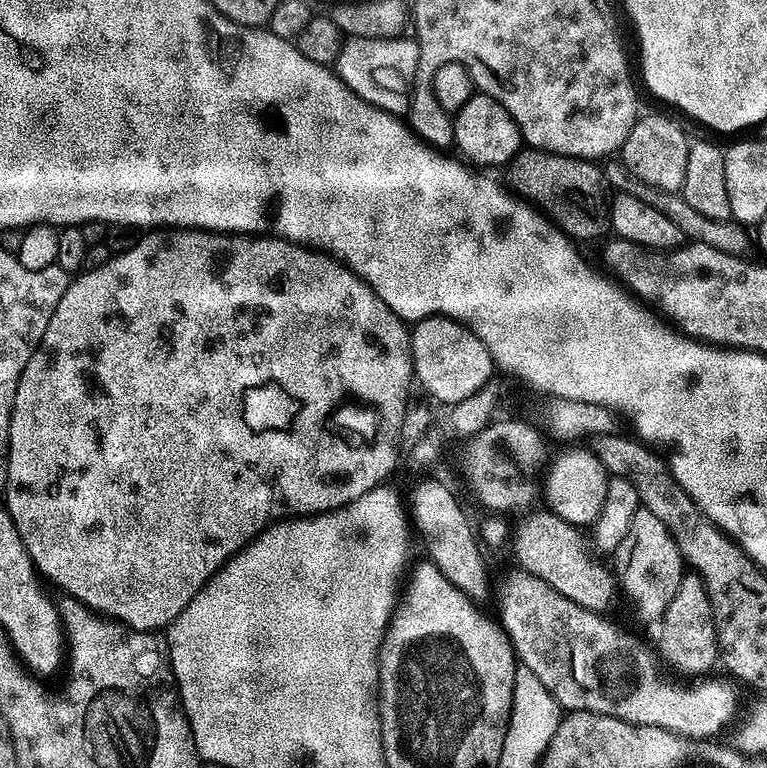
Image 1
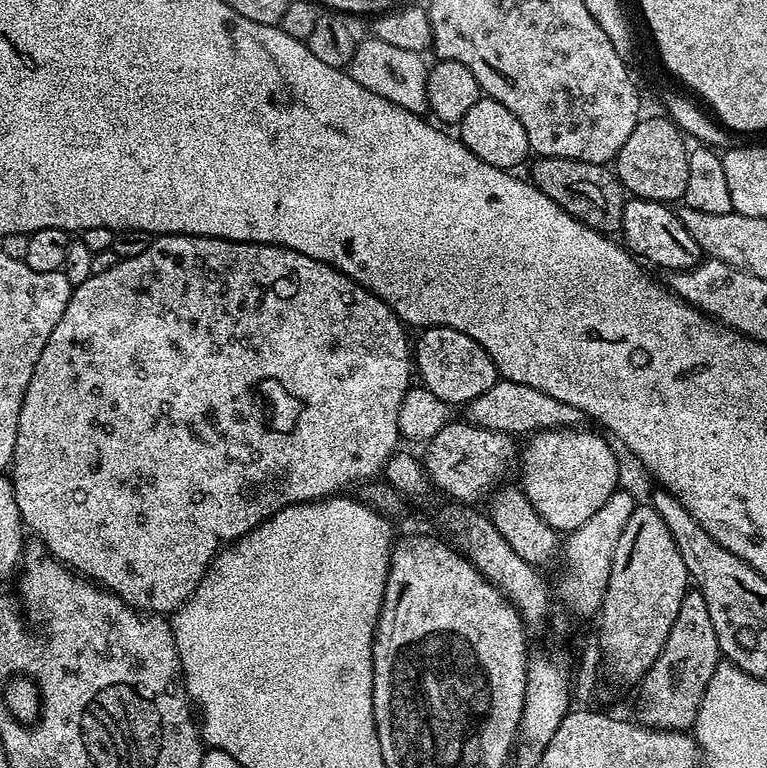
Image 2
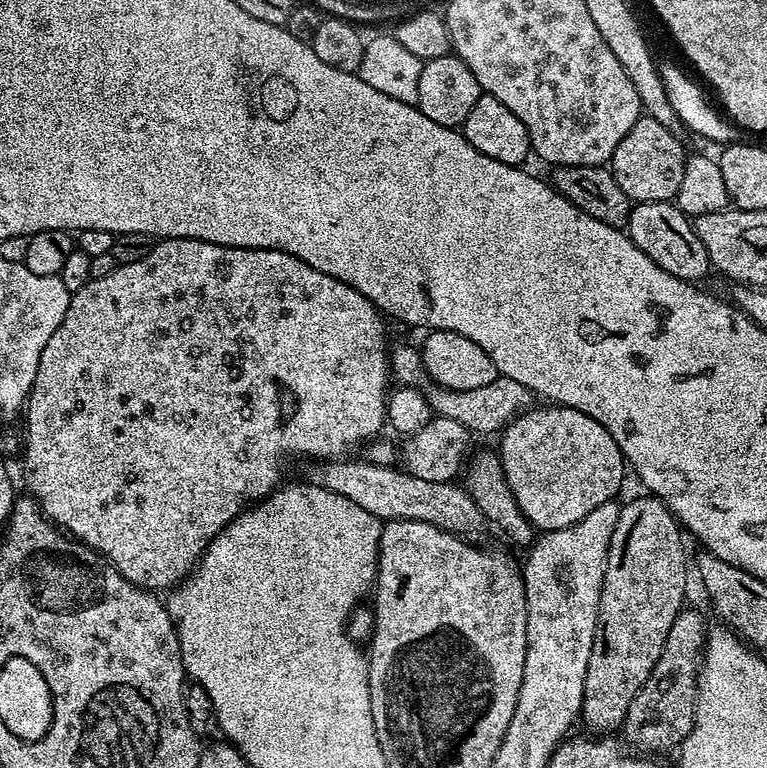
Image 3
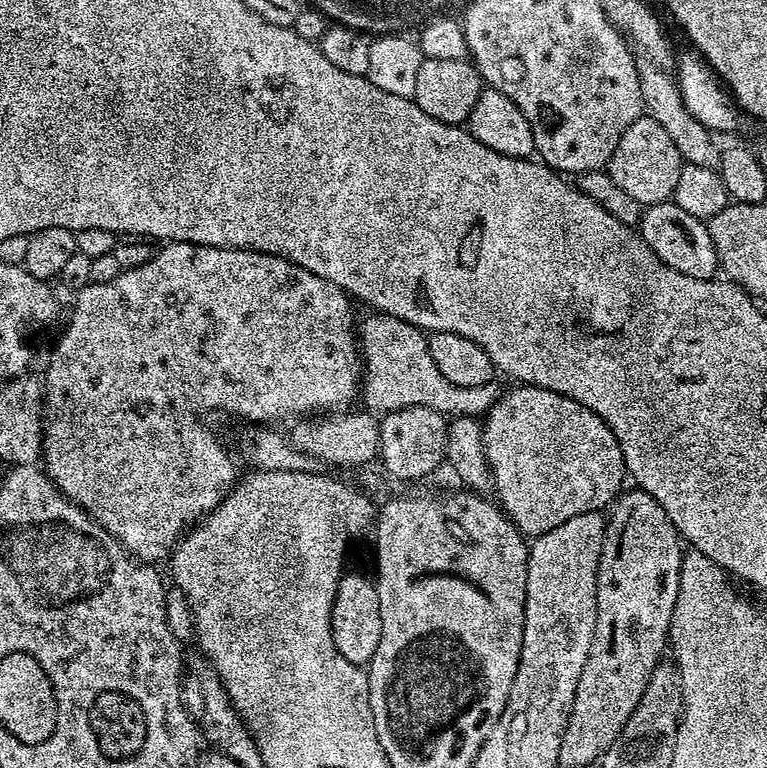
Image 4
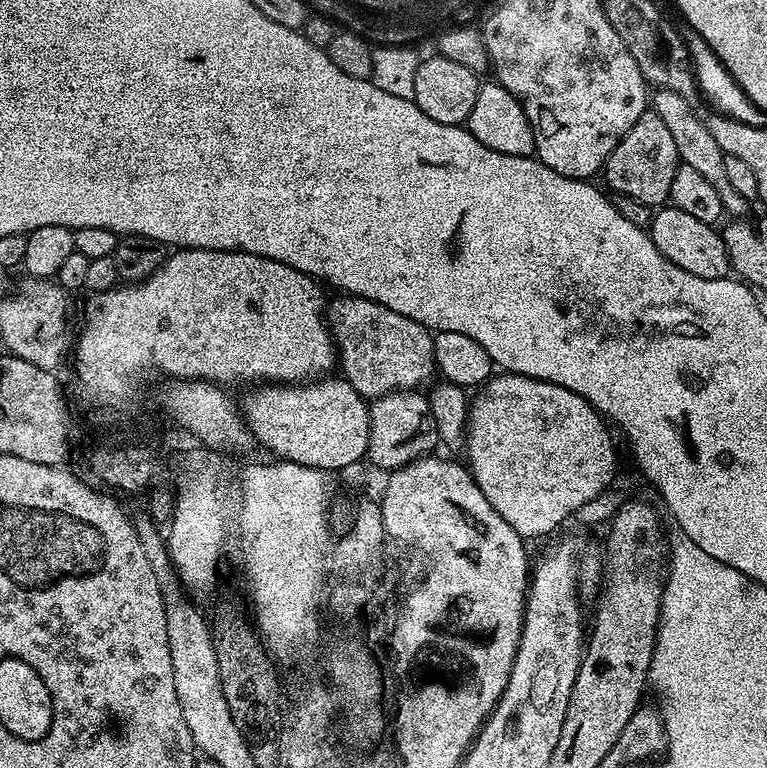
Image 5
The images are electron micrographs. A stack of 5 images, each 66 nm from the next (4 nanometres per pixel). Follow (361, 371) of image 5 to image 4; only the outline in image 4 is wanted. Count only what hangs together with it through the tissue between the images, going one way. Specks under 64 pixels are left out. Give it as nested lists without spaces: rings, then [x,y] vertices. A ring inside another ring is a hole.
[[[373,311],[358,324],[358,347],[362,357],[363,407],[373,414],[397,412],[402,408],[422,406],[441,412],[445,418],[470,416],[483,418],[500,401],[502,388],[495,379],[482,386],[454,386],[442,378],[434,358],[430,358],[428,336],[424,329],[416,328],[402,318],[394,318],[385,312]]]

